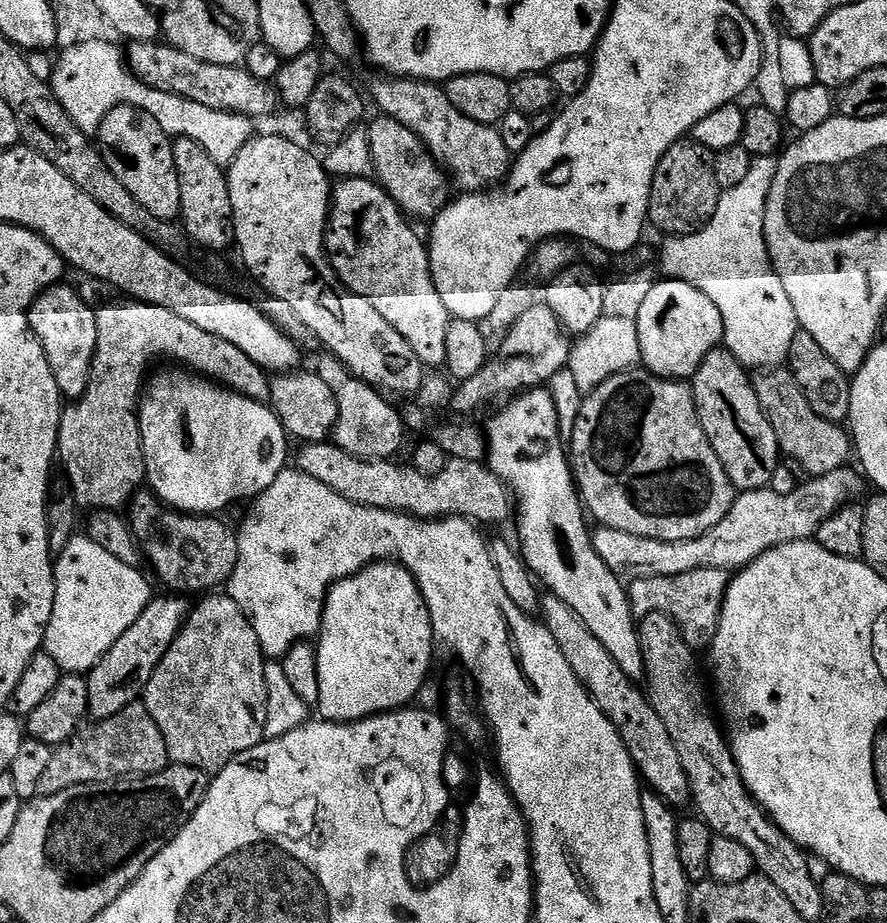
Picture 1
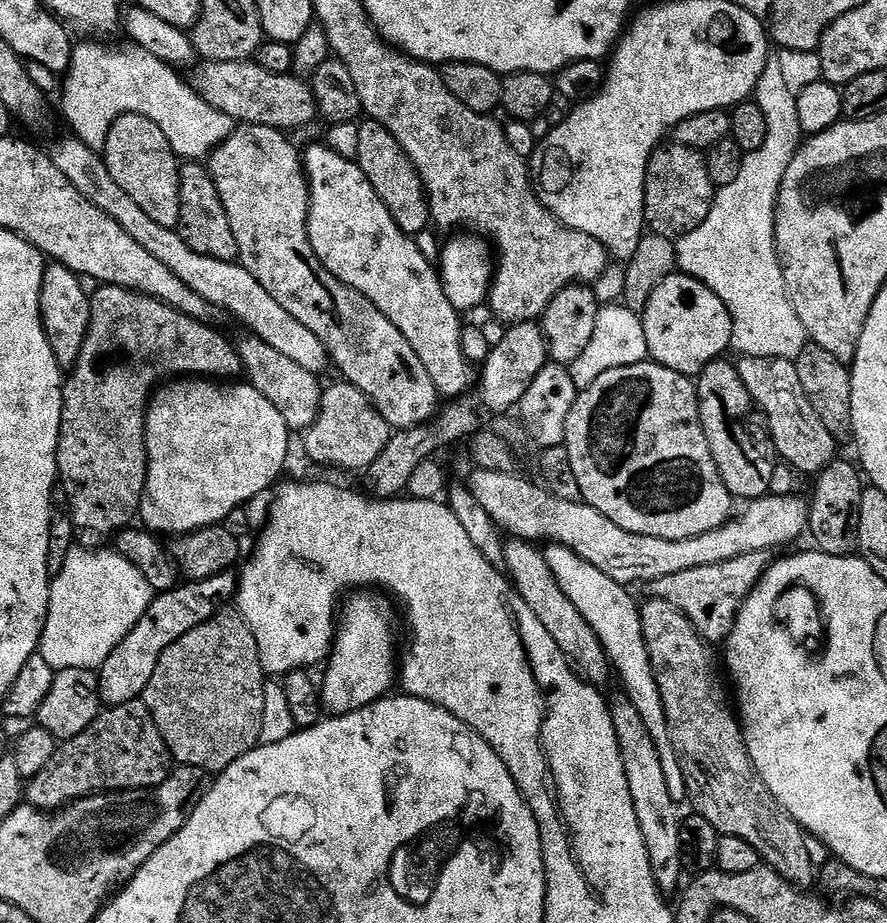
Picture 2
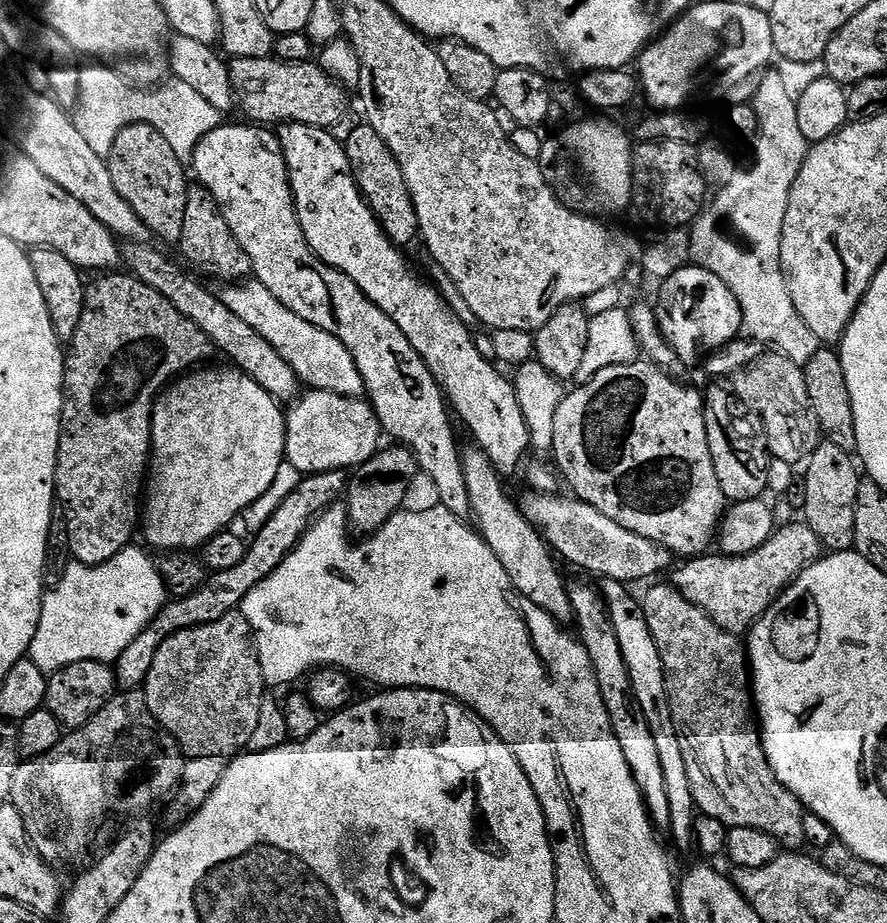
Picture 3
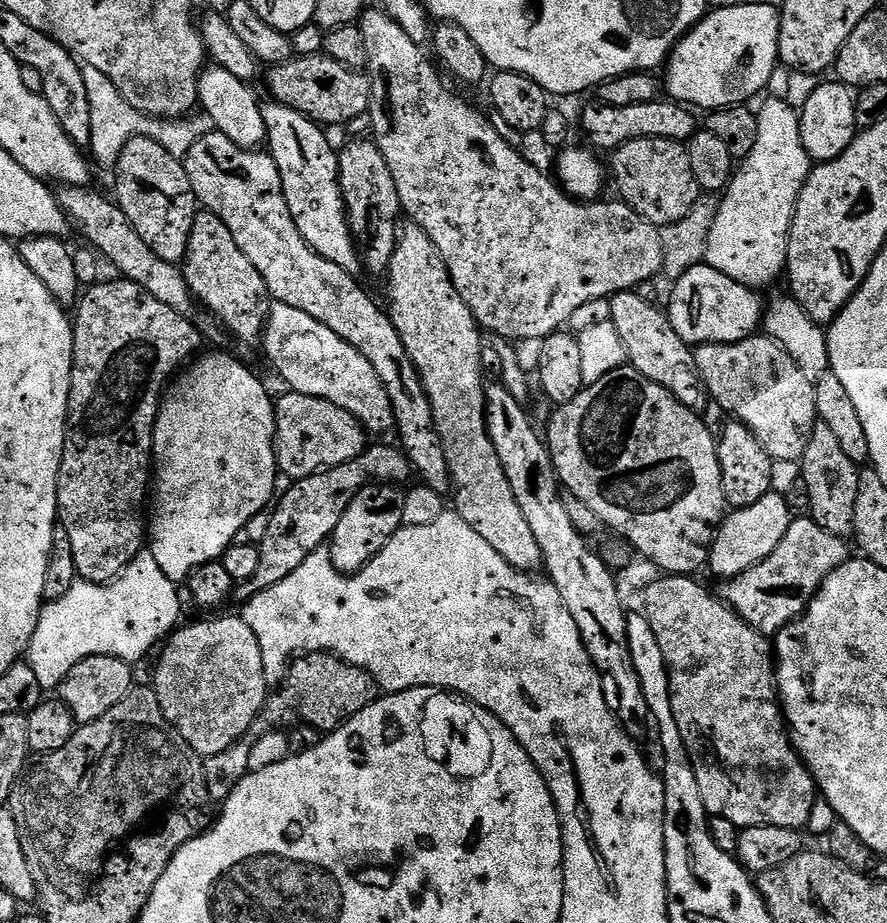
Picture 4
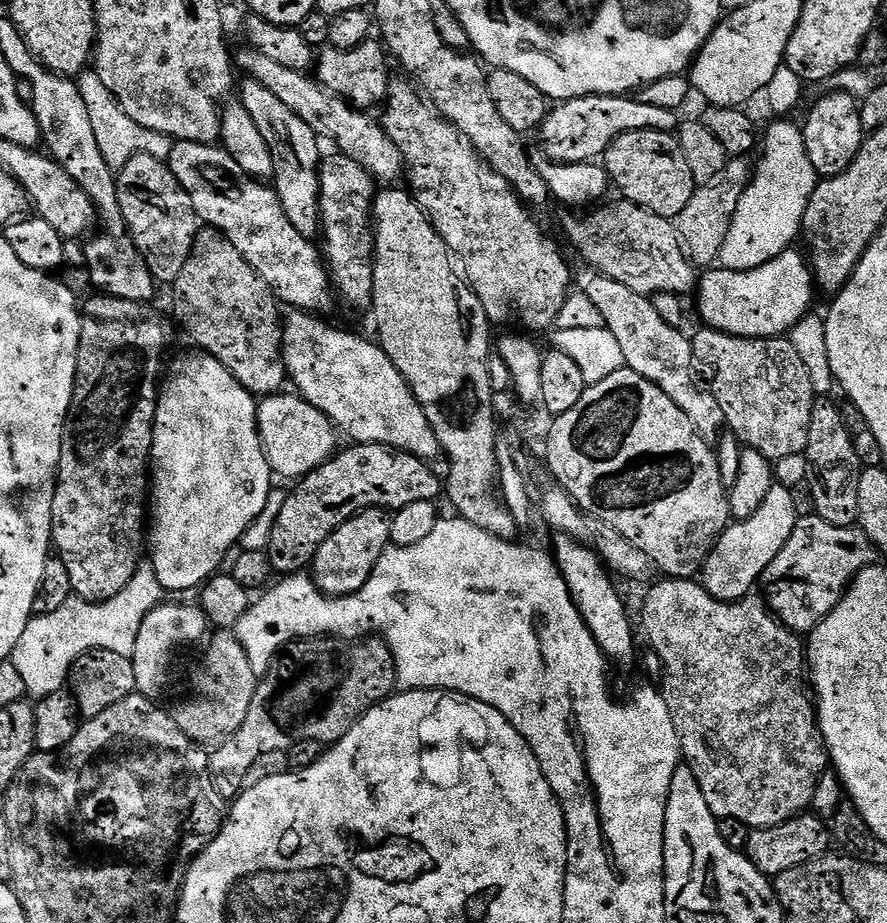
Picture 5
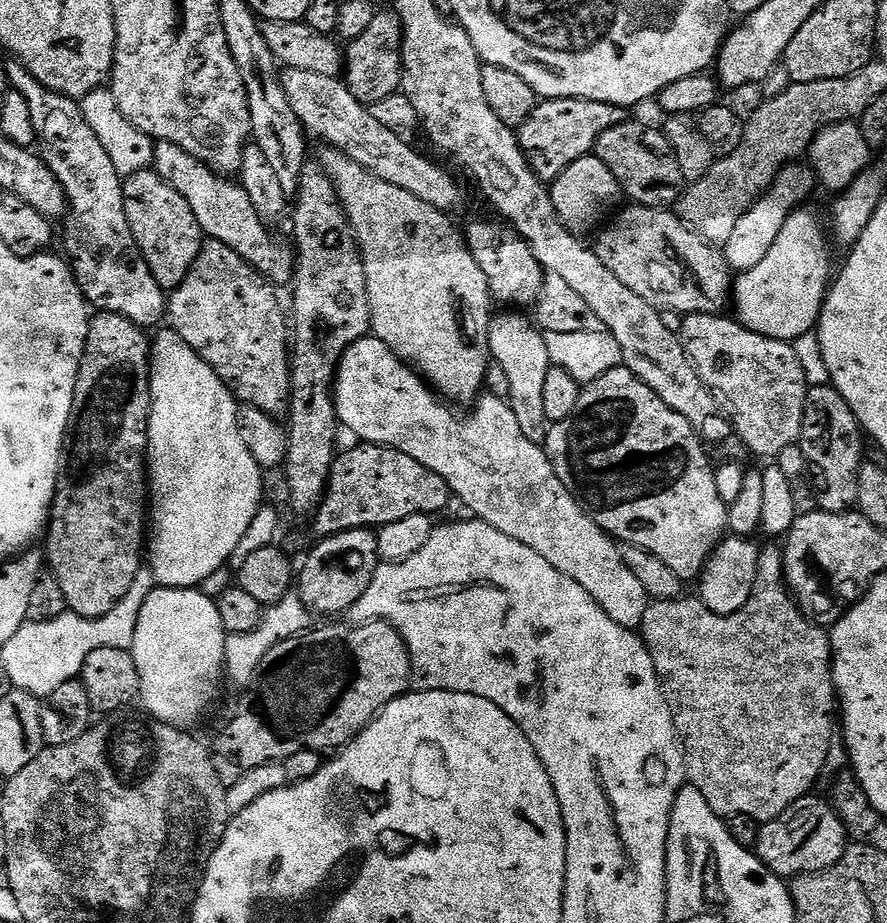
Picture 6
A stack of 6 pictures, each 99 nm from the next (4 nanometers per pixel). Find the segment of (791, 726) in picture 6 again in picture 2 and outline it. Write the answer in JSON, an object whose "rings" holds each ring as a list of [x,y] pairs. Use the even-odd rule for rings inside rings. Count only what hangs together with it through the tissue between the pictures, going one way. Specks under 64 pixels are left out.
{"rings":[[[651,598],[645,601],[640,604],[642,638],[646,638],[646,650],[650,650],[650,662],[658,678],[658,690],[662,694],[670,742],[682,766],[682,774],[688,787],[688,800],[696,807],[693,808],[695,815],[706,818],[706,822],[710,822],[710,826],[714,826],[714,830],[718,830],[721,836],[737,836],[742,838],[742,842],[750,842],[750,846],[758,850],[761,861],[782,874],[782,878],[789,880],[795,888],[811,889],[817,883],[818,870],[814,862],[810,862],[808,836],[804,827],[794,822],[790,814],[786,814],[784,807],[776,801],[774,794],[770,794],[770,790],[756,773],[756,767],[744,745],[744,730],[730,703],[729,689],[728,692],[724,689],[725,677],[722,675],[721,665],[720,668],[716,665],[713,645],[706,643],[692,625],[691,618],[682,614],[682,610],[670,606],[670,602]]]}

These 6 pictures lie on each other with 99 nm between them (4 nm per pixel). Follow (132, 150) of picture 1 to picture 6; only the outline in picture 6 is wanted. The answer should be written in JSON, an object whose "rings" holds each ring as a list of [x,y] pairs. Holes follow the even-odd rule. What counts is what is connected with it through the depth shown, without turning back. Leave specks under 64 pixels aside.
{"rings":[[[155,170],[139,172],[133,176],[125,176],[123,177],[123,182],[126,222],[130,222],[130,230],[134,234],[134,242],[138,242],[138,250],[142,250],[142,258],[146,258],[146,266],[150,266],[150,274],[154,274],[154,282],[158,282],[158,286],[164,289],[165,293],[171,294],[176,291],[178,286],[182,286],[182,282],[186,282],[186,274],[190,274],[190,270],[200,253],[200,247],[206,239],[204,231],[198,226],[198,218],[194,218],[194,210],[190,210],[190,202],[186,202],[186,198],[182,198],[182,194],[178,194],[178,190],[174,190],[172,184],[167,184]]]}

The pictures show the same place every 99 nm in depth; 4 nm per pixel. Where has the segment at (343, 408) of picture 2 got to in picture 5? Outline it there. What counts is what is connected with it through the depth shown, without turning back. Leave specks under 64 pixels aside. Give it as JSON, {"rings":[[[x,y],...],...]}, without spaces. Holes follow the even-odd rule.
{"rings":[[[299,394],[265,396],[256,409],[256,425],[268,464],[277,477],[285,476],[291,482],[309,476],[318,466],[336,455],[338,429],[332,419]]]}

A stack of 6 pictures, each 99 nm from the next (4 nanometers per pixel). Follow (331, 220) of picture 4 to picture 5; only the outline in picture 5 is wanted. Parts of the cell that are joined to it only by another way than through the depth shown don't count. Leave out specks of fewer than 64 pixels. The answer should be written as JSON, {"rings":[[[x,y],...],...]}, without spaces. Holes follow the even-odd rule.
{"rings":[[[245,79],[245,84],[238,88],[239,103],[250,110],[250,116],[262,130],[262,138],[266,138],[266,146],[270,146],[270,154],[274,158],[274,187],[280,198],[282,210],[286,210],[286,218],[298,230],[298,234],[309,238],[315,237],[321,231],[320,222],[320,152],[321,141],[316,132],[283,104],[279,98],[274,98],[270,90],[257,80]]]}

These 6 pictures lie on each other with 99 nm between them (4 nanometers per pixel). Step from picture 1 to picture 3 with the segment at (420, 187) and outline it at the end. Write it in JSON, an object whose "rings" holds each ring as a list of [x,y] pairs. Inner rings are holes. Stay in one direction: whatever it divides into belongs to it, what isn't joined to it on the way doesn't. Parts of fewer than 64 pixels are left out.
{"rings":[[[360,122],[360,125],[349,134],[348,140],[346,139],[346,147],[348,161],[360,187],[360,193],[364,195],[364,201],[378,218],[384,233],[397,246],[417,243],[420,235],[418,214],[414,210],[414,202],[410,198],[402,166],[398,166],[394,154],[390,154],[390,146],[386,146],[386,142],[378,138],[376,131],[367,122]]]}

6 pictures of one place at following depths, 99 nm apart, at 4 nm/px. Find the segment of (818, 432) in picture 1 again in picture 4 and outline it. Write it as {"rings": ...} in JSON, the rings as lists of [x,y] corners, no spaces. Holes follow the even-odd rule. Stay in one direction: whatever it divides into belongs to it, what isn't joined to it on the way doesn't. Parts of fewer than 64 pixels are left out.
{"rings":[[[753,334],[745,340],[733,344],[701,344],[695,349],[696,368],[704,381],[705,389],[720,408],[729,412],[729,417],[745,424],[758,438],[761,448],[765,448],[773,460],[800,460],[816,429],[818,417],[815,408],[815,388],[813,380],[806,378],[786,354],[786,350],[766,334]]]}

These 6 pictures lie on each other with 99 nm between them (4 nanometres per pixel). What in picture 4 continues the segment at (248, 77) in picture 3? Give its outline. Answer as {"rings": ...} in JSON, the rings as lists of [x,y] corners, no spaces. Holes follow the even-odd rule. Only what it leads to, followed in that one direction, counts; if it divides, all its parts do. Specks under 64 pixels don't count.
{"rings":[[[293,55],[285,64],[269,67],[268,92],[277,104],[298,110],[321,126],[348,124],[363,117],[368,111],[372,97],[372,84],[363,71],[342,66],[340,62],[326,55]]]}

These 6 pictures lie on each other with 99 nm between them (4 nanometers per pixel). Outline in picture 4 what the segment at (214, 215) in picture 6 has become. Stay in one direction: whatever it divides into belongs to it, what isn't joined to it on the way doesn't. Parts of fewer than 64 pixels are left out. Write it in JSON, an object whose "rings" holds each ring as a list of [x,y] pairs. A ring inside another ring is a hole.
{"rings":[[[213,130],[190,146],[182,163],[197,201],[226,222],[226,230],[234,234],[234,242],[238,242],[242,254],[246,254],[246,258],[254,262],[254,270],[262,274],[269,297],[310,314],[310,318],[322,322],[322,326],[330,326],[338,338],[350,342],[350,346],[370,362],[390,400],[394,428],[397,433],[400,431],[399,443],[412,464],[413,473],[424,479],[421,480],[423,487],[447,493],[452,479],[448,477],[446,456],[432,424],[430,404],[391,317],[364,293],[353,273],[334,266],[334,262],[326,262],[326,258],[310,250],[302,234],[298,234],[298,226],[294,226],[294,218],[290,218],[290,206],[286,206],[278,166],[271,155],[264,150],[234,146],[226,134]]]}

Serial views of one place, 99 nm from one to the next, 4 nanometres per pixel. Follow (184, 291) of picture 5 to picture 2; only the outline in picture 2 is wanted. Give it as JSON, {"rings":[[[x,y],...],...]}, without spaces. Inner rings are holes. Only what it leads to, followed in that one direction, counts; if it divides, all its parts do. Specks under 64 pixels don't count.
{"rings":[[[184,162],[180,165],[180,237],[190,246],[190,250],[198,250],[198,254],[206,254],[206,258],[216,258],[222,262],[236,262],[240,259],[238,238],[234,238],[234,230],[230,226],[230,218],[226,218],[226,210],[222,206],[222,198],[218,194],[218,186],[214,186],[211,171],[200,162]]]}

